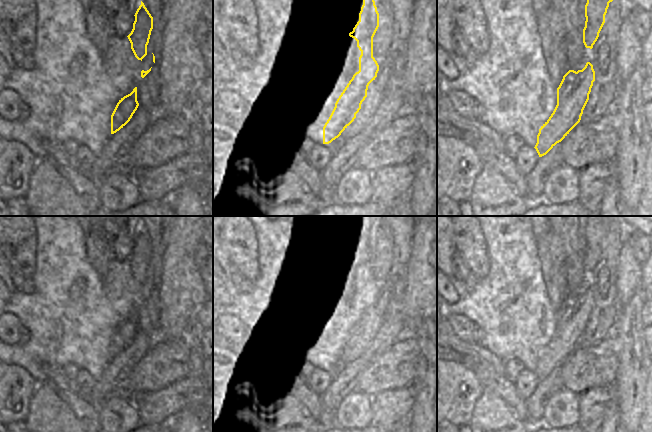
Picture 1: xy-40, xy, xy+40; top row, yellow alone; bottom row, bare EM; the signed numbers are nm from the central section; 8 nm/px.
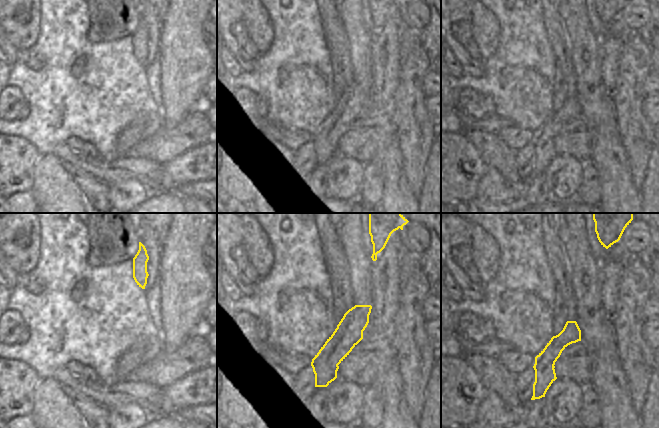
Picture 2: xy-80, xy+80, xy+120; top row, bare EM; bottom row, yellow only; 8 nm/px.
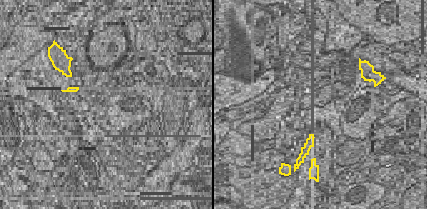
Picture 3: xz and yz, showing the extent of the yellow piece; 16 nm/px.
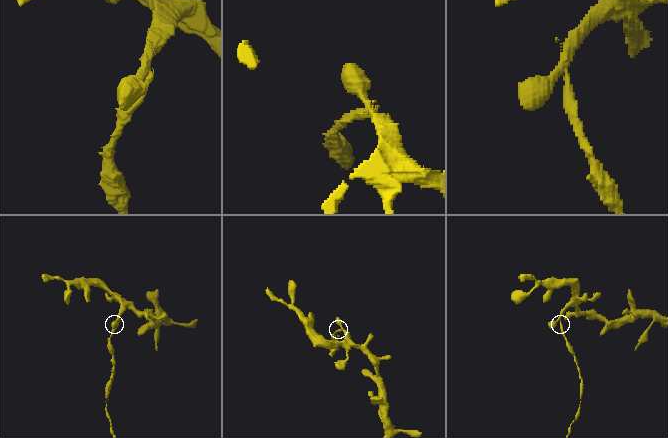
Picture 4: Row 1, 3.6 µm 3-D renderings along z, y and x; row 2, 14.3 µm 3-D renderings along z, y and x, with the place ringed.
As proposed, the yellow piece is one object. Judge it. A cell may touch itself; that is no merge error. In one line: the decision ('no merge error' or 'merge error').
merge error

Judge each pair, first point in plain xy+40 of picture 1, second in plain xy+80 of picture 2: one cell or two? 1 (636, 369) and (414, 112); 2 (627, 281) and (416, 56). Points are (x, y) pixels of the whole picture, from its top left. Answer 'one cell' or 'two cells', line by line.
1: one cell
2: two cells

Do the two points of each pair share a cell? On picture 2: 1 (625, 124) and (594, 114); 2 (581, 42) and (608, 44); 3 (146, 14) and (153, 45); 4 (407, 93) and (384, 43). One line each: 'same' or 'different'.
1: different
2: different
3: same
4: different

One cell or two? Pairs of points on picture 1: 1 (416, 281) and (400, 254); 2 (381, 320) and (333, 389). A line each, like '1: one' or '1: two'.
1: one
2: one

